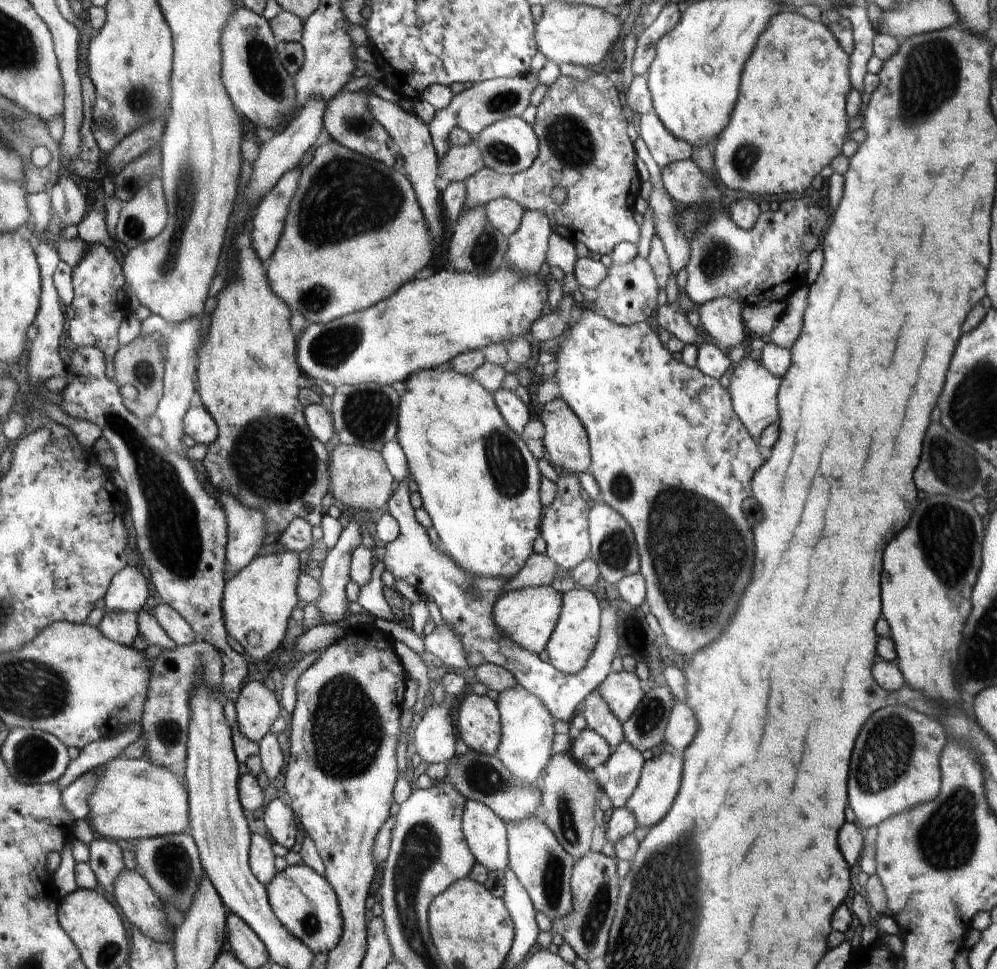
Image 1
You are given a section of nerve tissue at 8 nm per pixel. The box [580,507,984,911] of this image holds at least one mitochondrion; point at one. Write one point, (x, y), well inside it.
(950, 831)

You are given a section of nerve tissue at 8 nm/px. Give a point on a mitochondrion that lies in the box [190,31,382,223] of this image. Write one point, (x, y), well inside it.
(267, 76)

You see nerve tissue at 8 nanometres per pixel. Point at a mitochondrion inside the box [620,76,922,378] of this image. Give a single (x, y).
(719, 257)

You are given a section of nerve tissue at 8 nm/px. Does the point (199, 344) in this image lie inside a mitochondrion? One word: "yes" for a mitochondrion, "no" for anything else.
no

